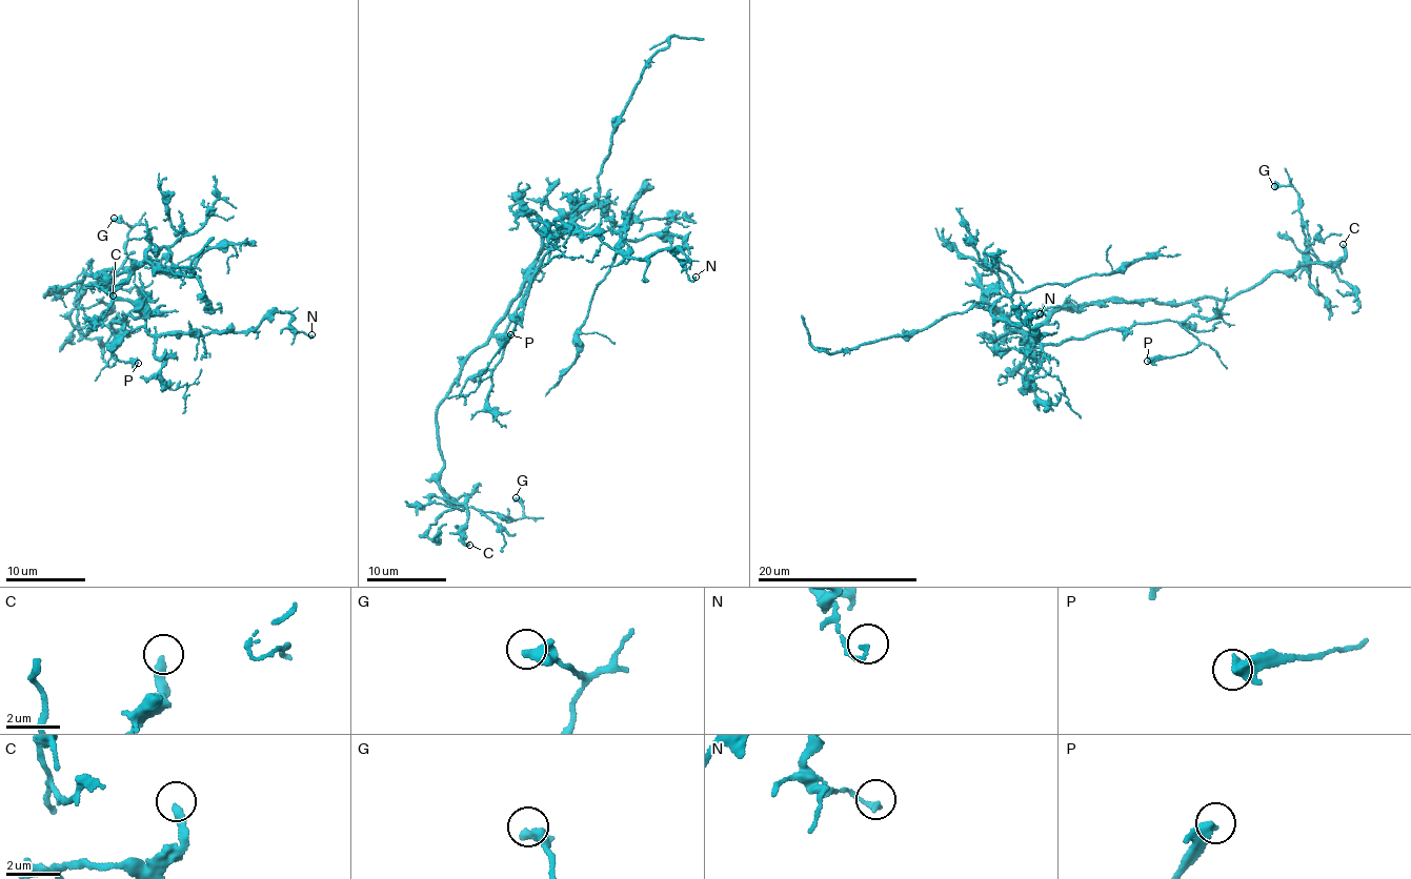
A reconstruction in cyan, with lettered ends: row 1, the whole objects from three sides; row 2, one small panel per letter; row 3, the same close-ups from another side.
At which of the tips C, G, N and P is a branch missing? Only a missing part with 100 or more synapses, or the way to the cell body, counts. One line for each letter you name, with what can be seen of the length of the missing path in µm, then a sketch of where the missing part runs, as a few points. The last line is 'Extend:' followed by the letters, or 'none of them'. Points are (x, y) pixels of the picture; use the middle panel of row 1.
Extend: none of them

